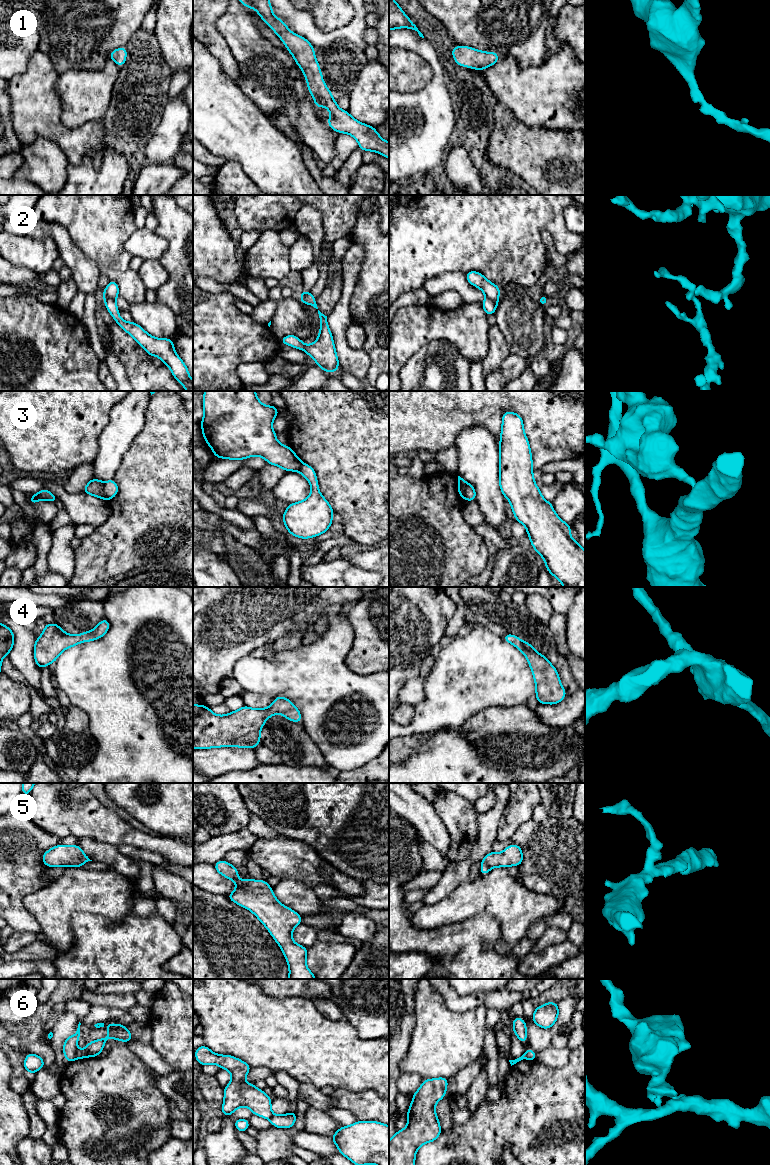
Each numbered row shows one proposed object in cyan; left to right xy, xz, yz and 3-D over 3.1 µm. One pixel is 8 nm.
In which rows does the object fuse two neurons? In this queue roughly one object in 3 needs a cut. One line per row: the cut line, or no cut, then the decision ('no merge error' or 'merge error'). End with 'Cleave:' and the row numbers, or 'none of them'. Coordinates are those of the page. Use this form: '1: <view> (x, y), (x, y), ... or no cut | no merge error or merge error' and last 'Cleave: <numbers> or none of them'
1: no cut | no merge error
2: xy (104, 297), (110, 297), (114, 300) | merge error
3: yz (466, 482), (465, 497), (463, 499) | merge error
4: no cut | no merge error
5: no cut | no merge error
6: xy (77, 1049), (75, 1058) | merge error
Cleave: 2, 3, 6

